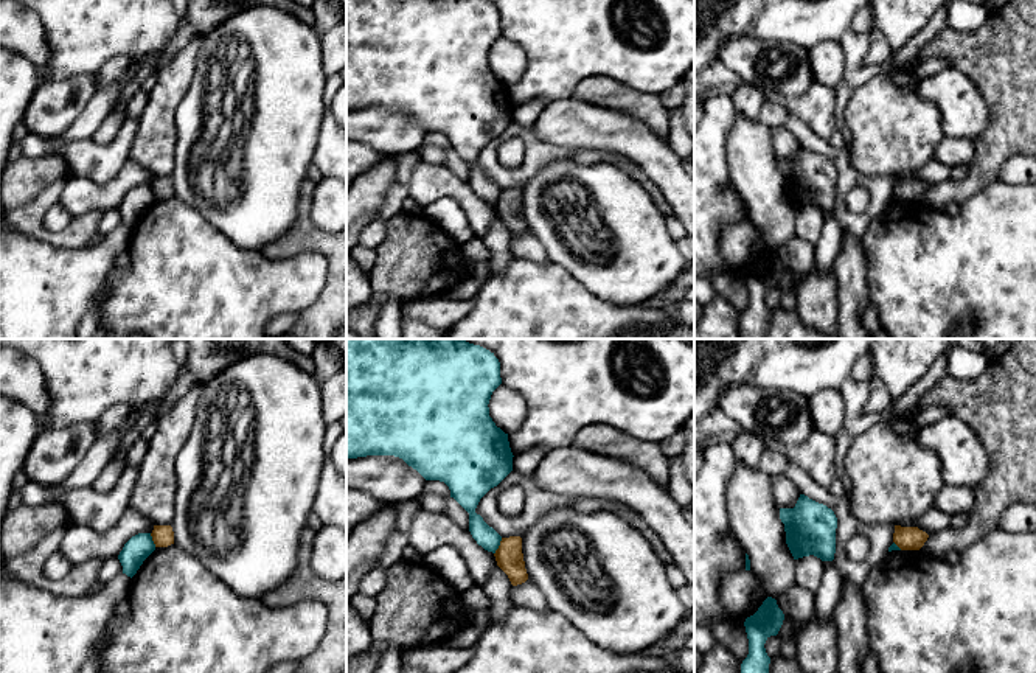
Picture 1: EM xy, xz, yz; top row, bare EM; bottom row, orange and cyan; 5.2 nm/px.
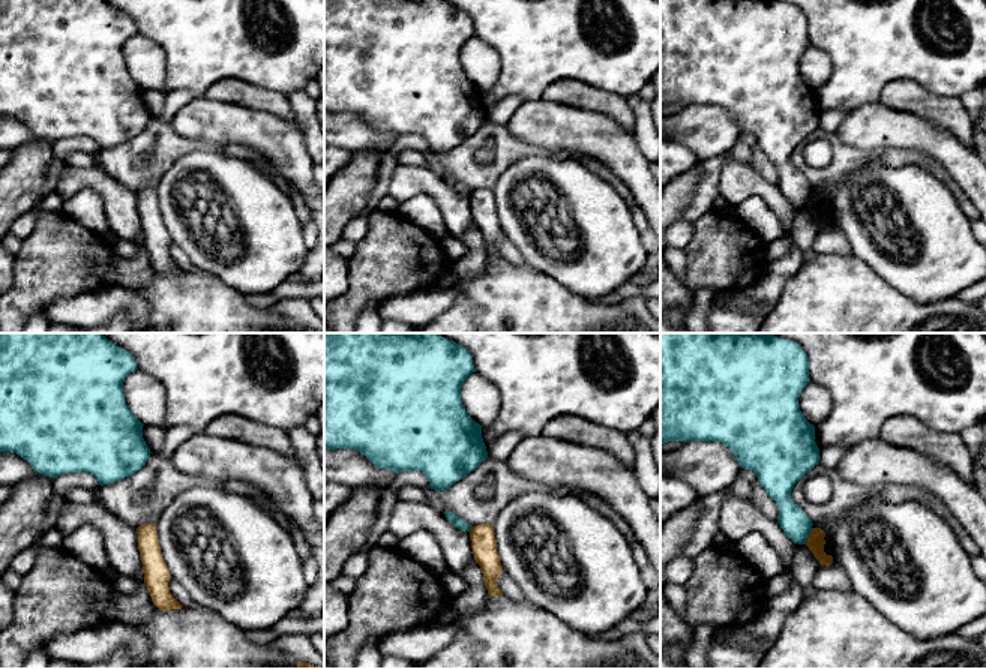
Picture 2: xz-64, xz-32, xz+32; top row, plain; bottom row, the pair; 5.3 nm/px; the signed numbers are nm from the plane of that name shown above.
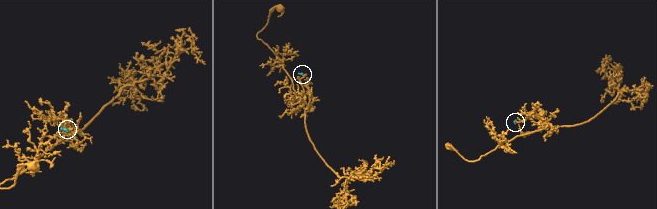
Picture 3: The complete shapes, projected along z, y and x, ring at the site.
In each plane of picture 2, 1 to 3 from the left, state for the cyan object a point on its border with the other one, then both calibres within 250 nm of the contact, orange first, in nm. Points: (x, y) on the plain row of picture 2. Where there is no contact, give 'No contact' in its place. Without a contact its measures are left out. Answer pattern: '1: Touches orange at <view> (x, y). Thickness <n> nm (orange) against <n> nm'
1: No contact
2: Touches orange at xz-32 (471, 192). Thickness 140 nm (orange) against 60 nm
3: Touches orange at xz+32 (809, 200). Thickness 100 nm (orange) against 150 nm

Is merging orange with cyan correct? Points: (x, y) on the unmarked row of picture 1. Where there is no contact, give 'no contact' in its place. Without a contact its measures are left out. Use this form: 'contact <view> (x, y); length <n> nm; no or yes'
contact xz (499, 198); length 100 nm; no

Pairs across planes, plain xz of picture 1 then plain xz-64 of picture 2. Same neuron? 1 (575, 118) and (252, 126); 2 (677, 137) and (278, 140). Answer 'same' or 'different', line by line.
1: same
2: different

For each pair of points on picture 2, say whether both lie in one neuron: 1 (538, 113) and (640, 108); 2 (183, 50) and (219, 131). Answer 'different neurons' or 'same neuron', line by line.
1: different neurons
2: different neurons

